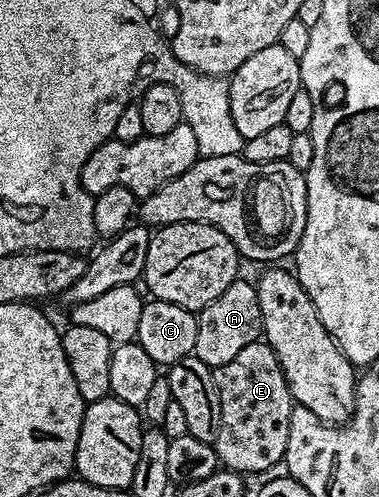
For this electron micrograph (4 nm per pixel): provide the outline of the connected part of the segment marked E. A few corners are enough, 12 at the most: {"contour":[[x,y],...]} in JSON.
{"contour":[[268,343],[212,375],[220,466],[283,462],[294,403]]}

